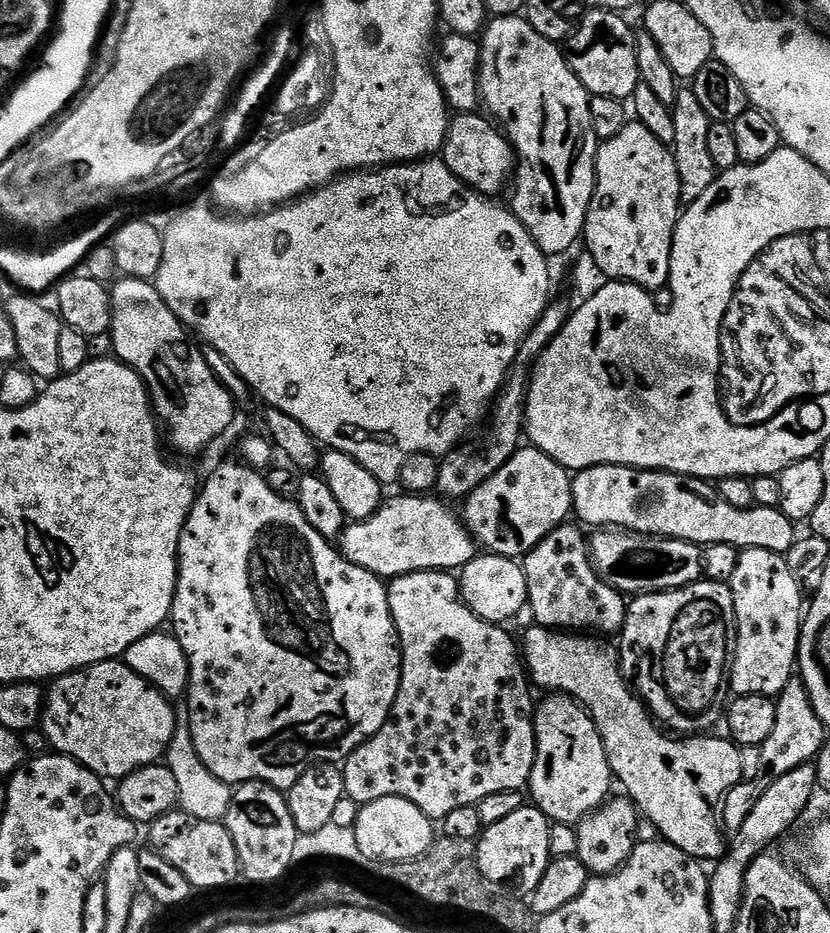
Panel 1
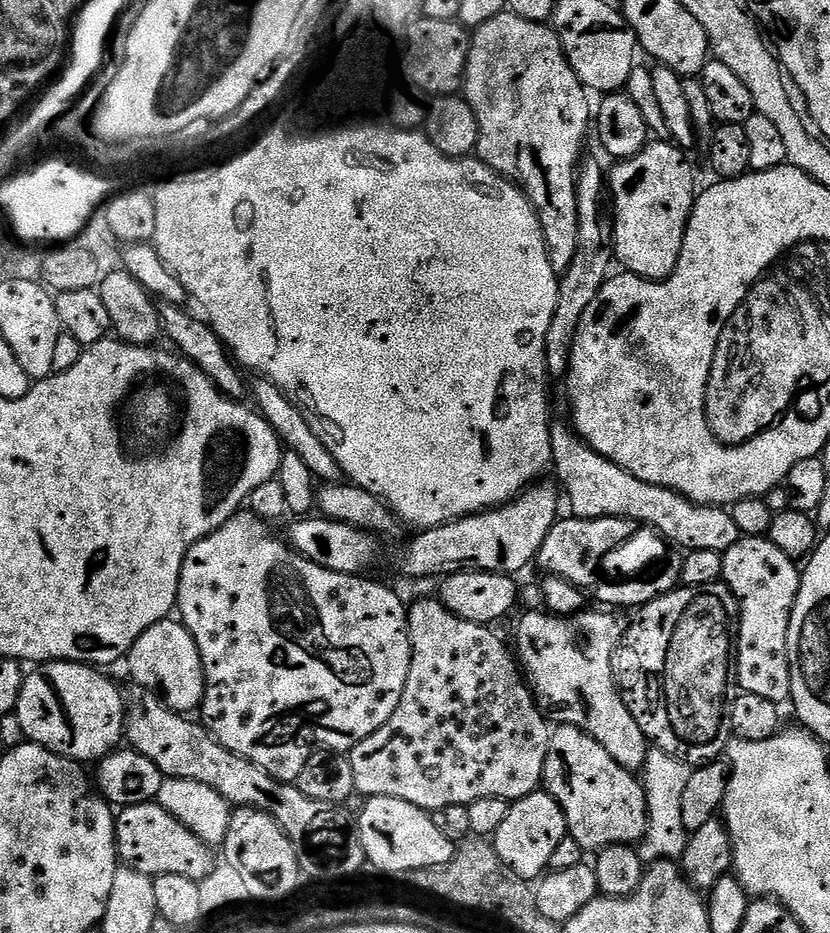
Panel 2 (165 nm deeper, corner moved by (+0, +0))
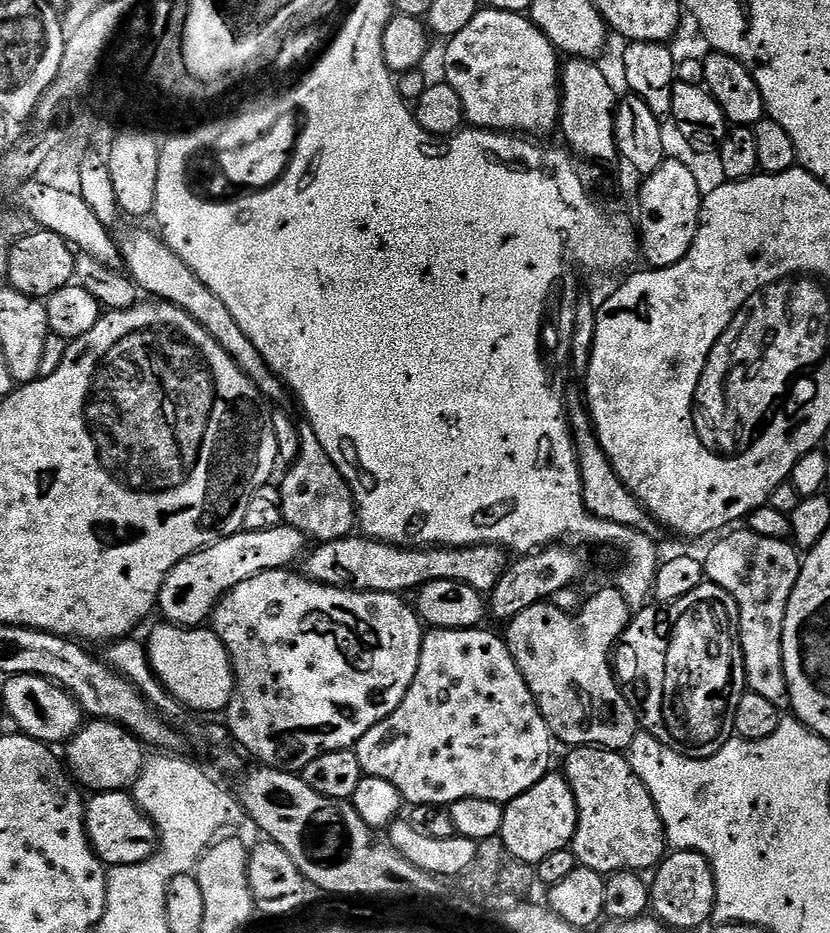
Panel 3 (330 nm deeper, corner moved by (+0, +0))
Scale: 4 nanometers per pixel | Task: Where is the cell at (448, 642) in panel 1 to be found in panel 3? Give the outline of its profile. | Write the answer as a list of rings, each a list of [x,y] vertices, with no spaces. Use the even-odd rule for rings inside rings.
[[[477,626],[425,631],[418,674],[414,674],[406,698],[356,743],[358,766],[362,766],[365,776],[390,782],[409,805],[451,806],[462,798],[486,798],[506,805],[526,794],[553,767],[554,737],[538,710],[534,694],[530,694],[530,686],[526,686],[510,654],[507,639],[486,629]]]

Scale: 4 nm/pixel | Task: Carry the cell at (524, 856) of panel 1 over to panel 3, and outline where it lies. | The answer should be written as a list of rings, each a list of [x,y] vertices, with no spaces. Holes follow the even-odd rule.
[[[549,771],[526,794],[504,805],[500,840],[522,862],[538,865],[542,858],[550,858],[557,850],[569,847],[576,833],[576,799],[567,778],[559,771]]]

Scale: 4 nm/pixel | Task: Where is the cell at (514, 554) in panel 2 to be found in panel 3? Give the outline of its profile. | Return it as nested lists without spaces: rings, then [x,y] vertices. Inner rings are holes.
[[[353,534],[344,540],[317,543],[316,548],[303,557],[303,575],[315,584],[331,588],[346,588],[350,592],[395,592],[411,593],[423,584],[449,580],[474,586],[481,594],[490,594],[502,578],[506,567],[505,549],[495,544],[475,544],[473,548],[399,548],[397,544],[383,544],[370,540],[363,534]]]

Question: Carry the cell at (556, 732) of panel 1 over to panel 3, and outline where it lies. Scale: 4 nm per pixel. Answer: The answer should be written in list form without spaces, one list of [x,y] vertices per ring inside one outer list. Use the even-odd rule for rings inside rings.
[[[576,746],[569,752],[572,753],[564,760],[562,774],[567,778],[570,790],[576,799],[576,833],[570,847],[576,856],[577,865],[601,874],[643,873],[644,868],[655,869],[666,855],[662,818],[658,818],[654,798],[650,798],[638,774],[634,774],[634,770],[628,764],[627,755],[613,752],[607,748],[591,746]]]

